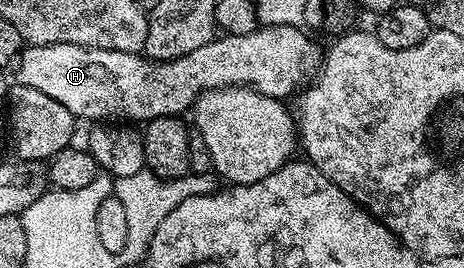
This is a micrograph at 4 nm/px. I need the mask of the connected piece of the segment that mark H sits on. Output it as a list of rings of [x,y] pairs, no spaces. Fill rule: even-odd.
[[[261,25],[251,33],[222,34],[220,37],[207,41],[199,49],[187,53],[186,56],[165,62],[153,62],[141,53],[123,53],[111,49],[80,47],[66,43],[29,45],[20,52],[21,72],[18,73],[16,82],[22,87],[39,89],[39,93],[47,93],[47,97],[55,97],[55,101],[59,101],[59,105],[67,105],[67,109],[71,109],[71,113],[78,120],[129,121],[125,119],[134,119],[138,125],[168,115],[184,116],[204,91],[213,91],[217,87],[252,87],[261,95],[284,100],[285,95],[291,94],[297,86],[300,88],[306,81],[312,80],[323,62],[322,48],[317,48],[316,41],[311,36],[304,35],[301,30],[300,26]]]

